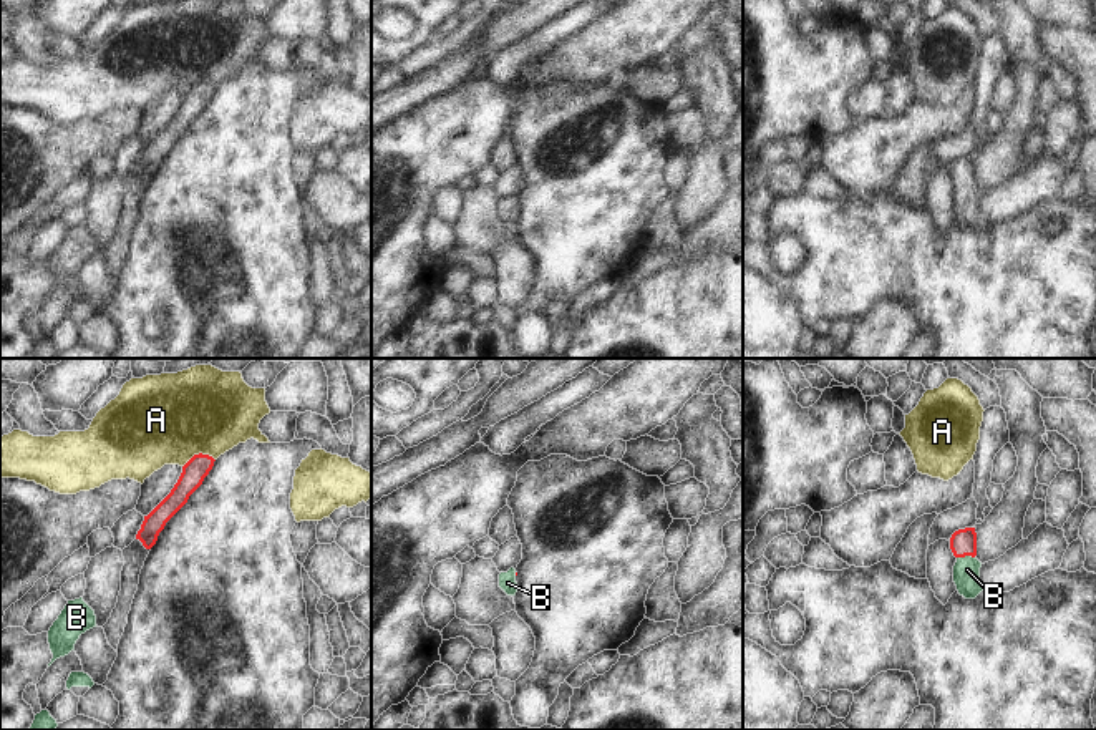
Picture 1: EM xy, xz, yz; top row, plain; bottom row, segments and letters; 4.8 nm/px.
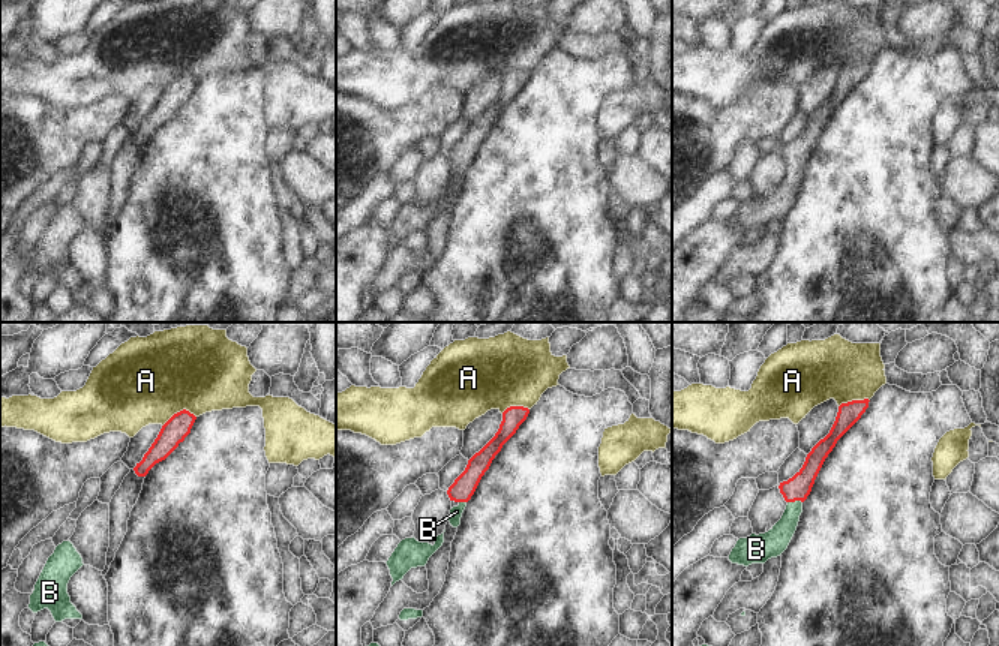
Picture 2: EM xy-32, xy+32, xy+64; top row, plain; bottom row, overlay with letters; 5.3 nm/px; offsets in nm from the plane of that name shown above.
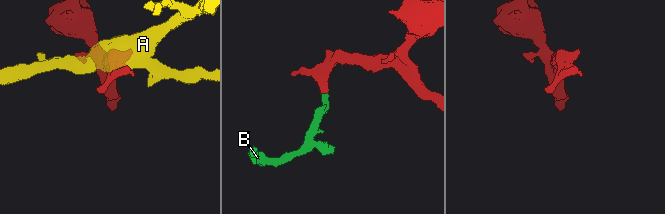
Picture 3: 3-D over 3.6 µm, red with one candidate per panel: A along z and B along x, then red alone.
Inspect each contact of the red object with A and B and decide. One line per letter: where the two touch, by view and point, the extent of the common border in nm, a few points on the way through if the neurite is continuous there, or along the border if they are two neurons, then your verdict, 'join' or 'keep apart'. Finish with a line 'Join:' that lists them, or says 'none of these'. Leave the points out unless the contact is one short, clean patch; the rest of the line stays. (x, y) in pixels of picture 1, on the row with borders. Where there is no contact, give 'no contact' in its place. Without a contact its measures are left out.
A: contact xy (199, 453); length 170 nm; keep apart
B: contact yz (965, 554); length 90 nm; way yz (964, 541), (965, 554), (967, 569); join
Join: B

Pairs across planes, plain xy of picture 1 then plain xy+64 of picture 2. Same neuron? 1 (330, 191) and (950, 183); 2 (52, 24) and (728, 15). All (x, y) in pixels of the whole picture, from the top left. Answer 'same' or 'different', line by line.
1: same
2: same

